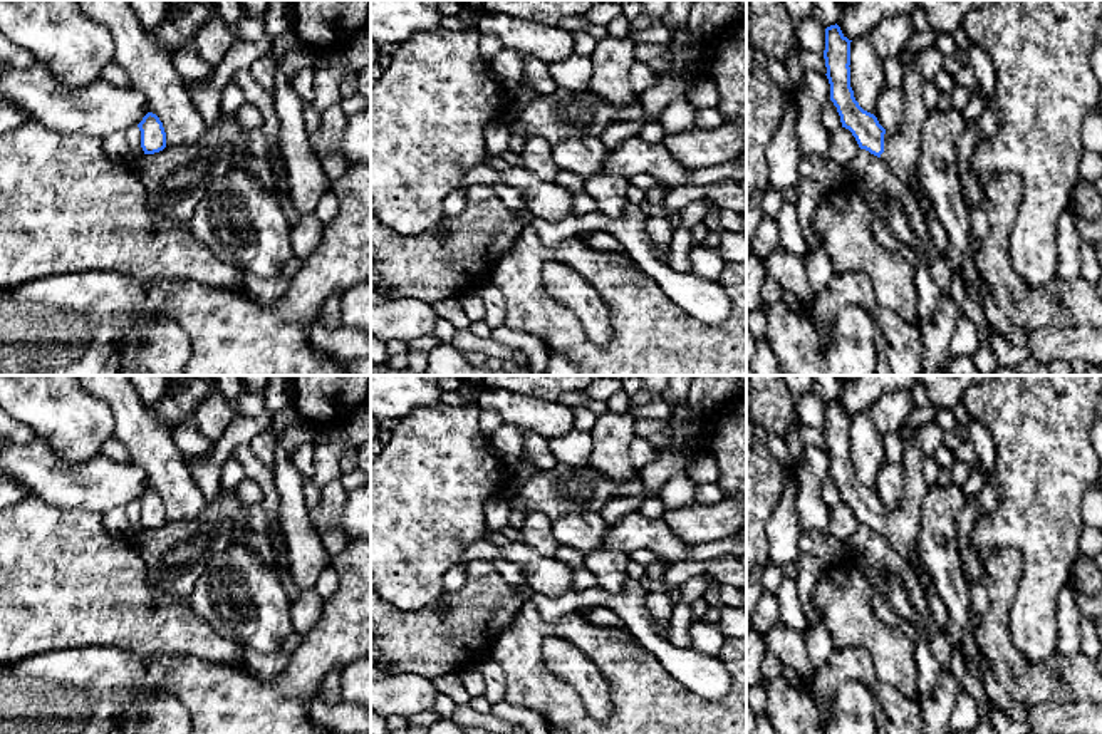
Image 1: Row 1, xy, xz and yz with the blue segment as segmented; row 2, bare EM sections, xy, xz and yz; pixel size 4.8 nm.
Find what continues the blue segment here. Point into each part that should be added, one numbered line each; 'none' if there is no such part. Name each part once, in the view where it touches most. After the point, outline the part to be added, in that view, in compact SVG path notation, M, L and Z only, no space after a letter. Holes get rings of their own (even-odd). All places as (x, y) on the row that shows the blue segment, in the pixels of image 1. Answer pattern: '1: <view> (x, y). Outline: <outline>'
1: yz (901, 148). Outline: M902 50L897 59L902 64L901 90L904 92L904 121L894 132L884 134L884 159L891 171L909 186L914 198L924 196L917 178L917 159L924 122L929 116L924 106L924 77L914 65L914 55Z

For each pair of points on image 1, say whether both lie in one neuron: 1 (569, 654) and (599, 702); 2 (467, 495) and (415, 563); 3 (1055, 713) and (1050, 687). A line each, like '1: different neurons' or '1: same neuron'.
1: same neuron
2: same neuron
3: different neurons

